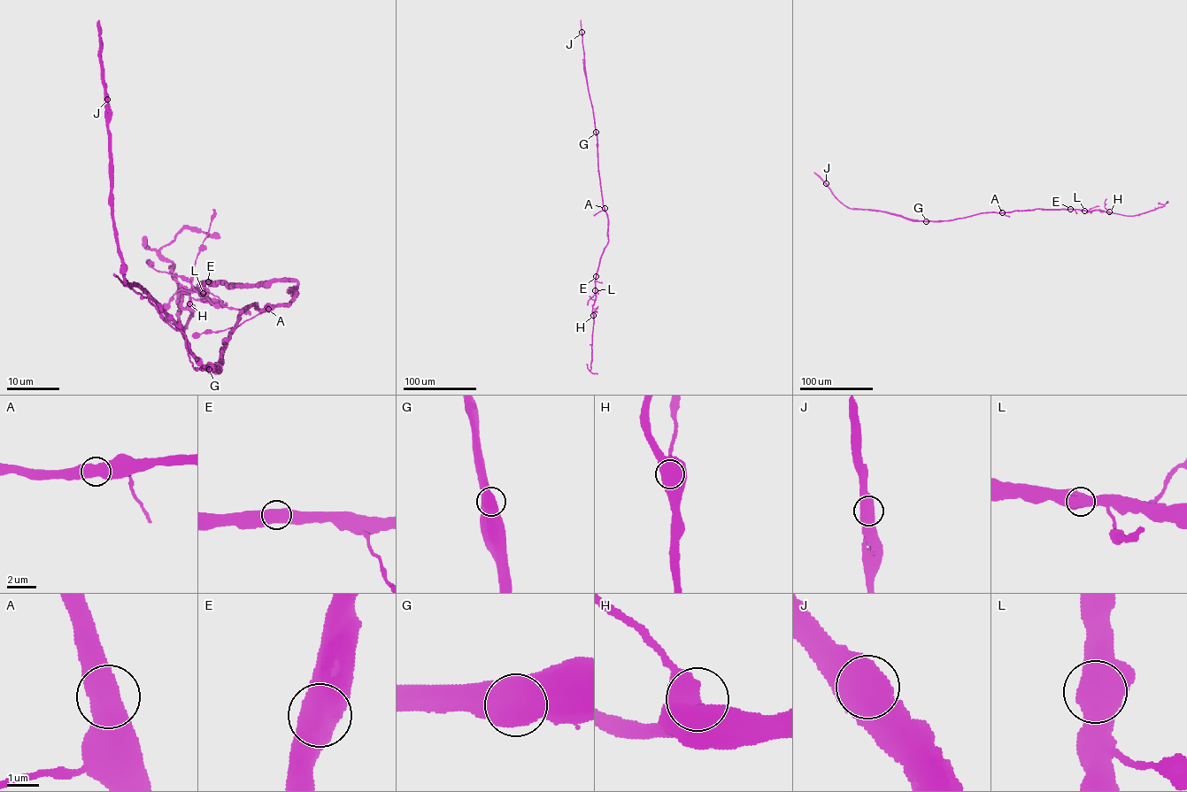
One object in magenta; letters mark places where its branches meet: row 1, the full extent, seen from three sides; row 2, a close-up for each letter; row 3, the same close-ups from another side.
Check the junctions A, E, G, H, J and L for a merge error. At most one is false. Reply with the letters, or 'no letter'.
G

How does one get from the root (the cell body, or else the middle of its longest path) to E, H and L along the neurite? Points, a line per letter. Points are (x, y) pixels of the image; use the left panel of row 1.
E: (250, 306), (263, 309), (286, 304), (294, 297), (293, 290), (296, 282), (211, 284), (208, 281)
H: (250, 306), (286, 304), (296, 282), (204, 284), (206, 295), (182, 295), (181, 304), (189, 303)
L: (250, 306), (263, 309), (286, 304), (294, 297), (293, 290), (296, 282), (204, 284), (203, 293)

